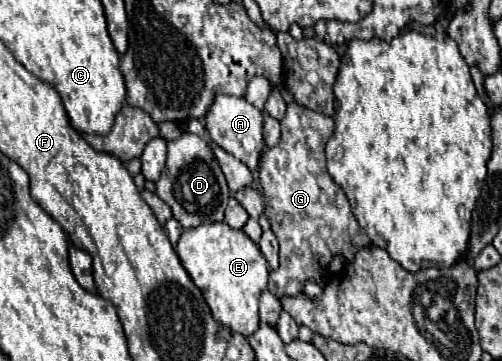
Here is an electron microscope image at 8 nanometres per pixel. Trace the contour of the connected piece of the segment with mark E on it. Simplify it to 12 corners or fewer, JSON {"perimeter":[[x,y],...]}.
{"perimeter":[[227,223],[183,231],[177,255],[227,329],[259,329],[269,269]]}

